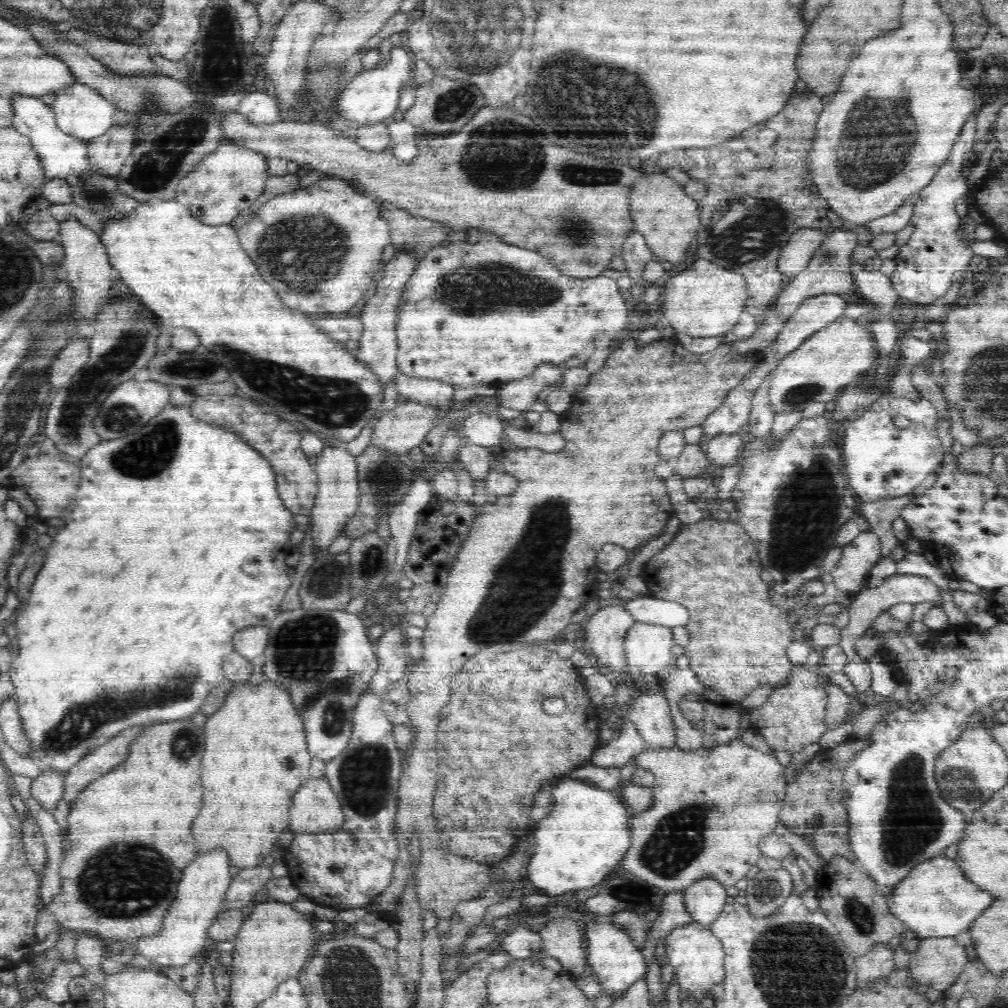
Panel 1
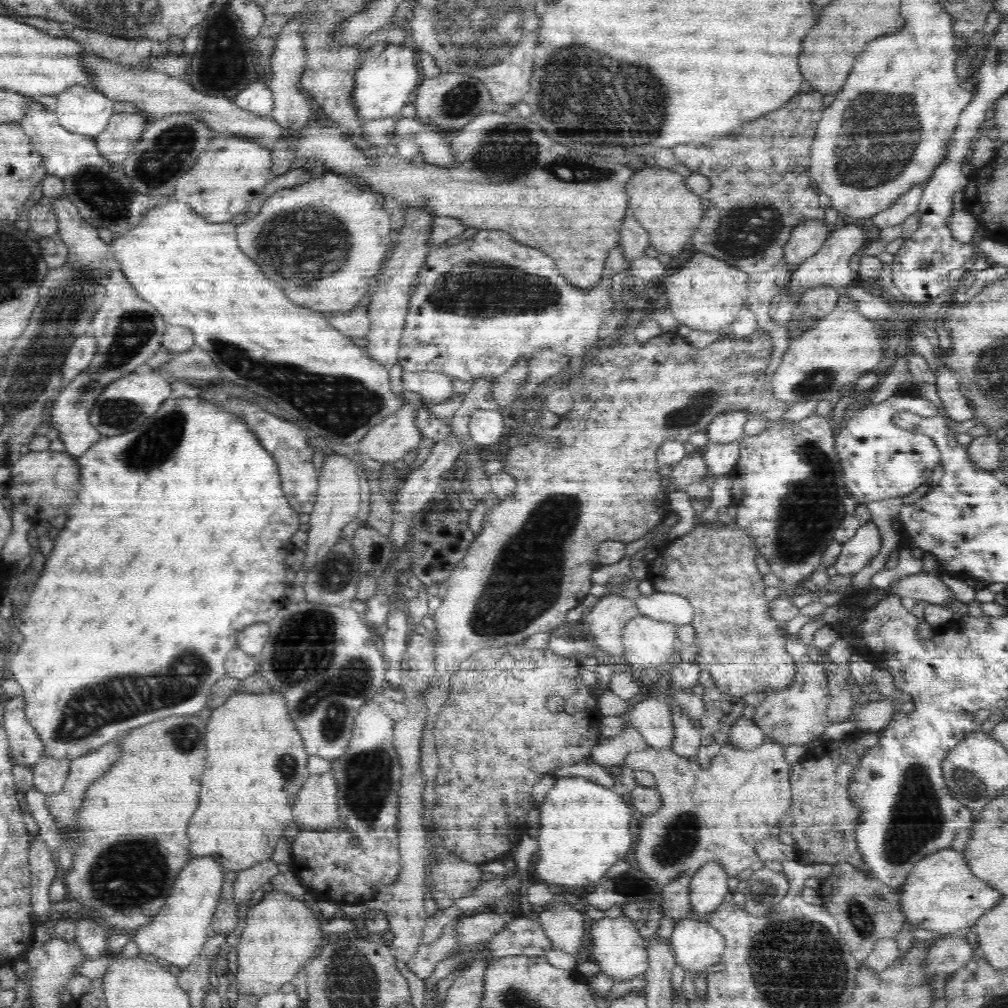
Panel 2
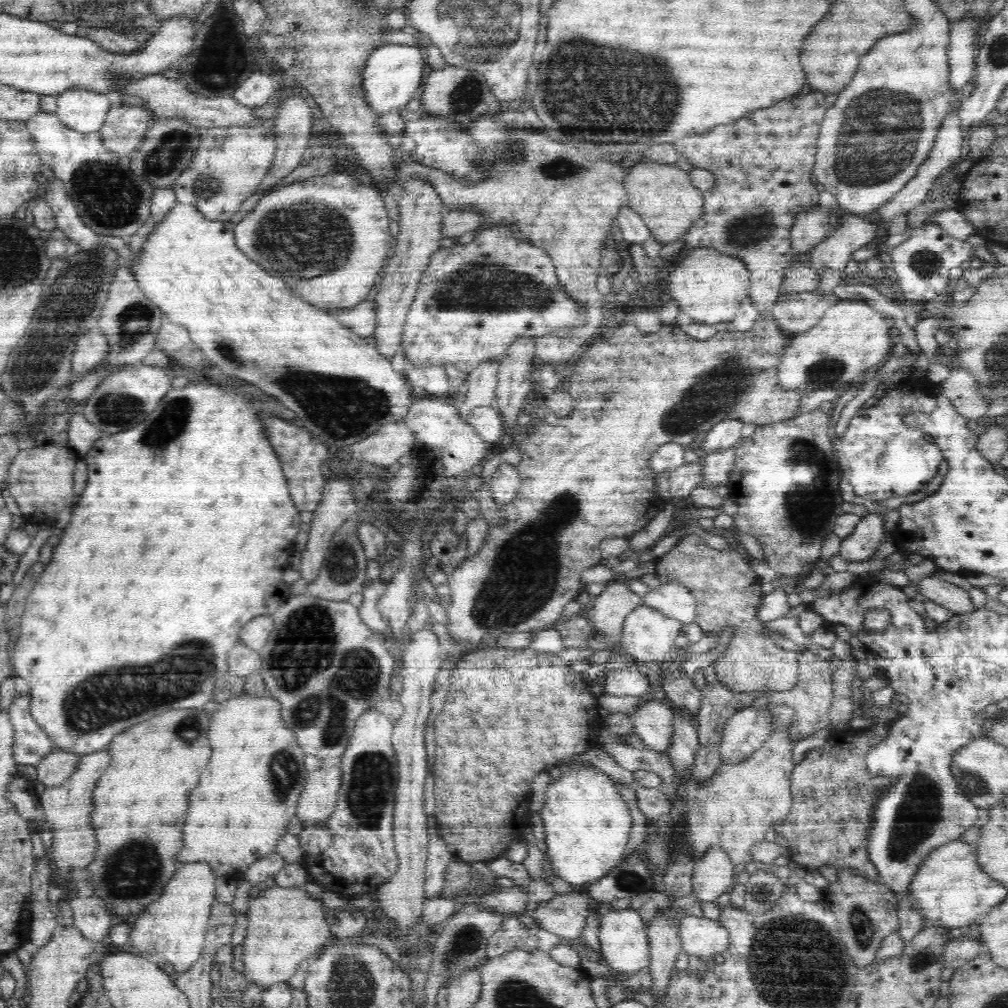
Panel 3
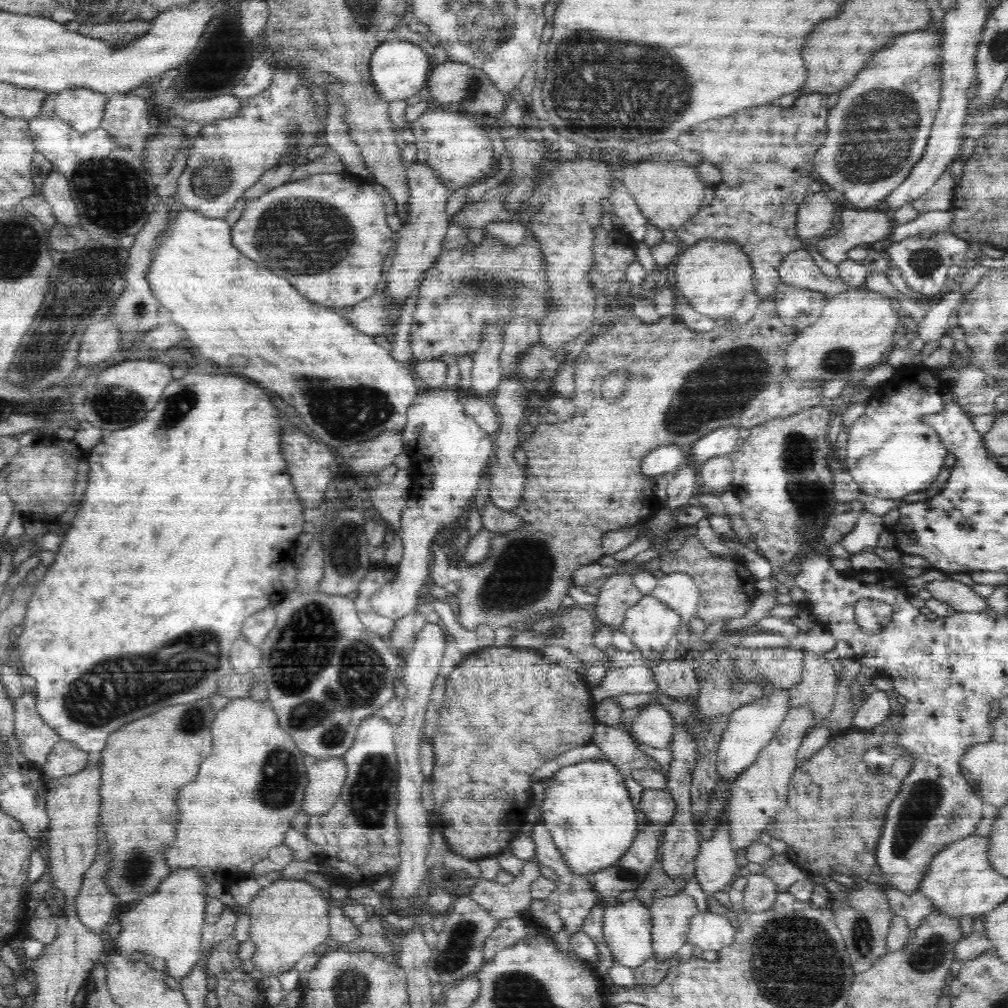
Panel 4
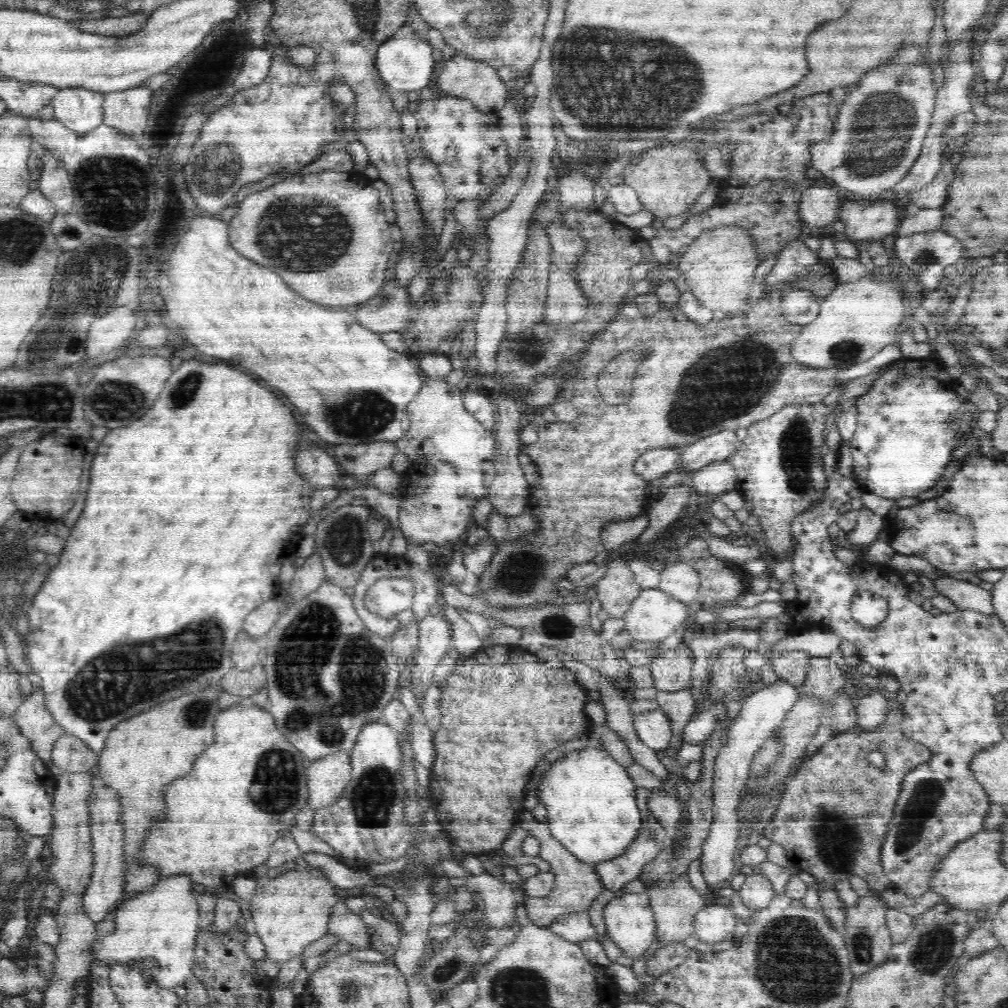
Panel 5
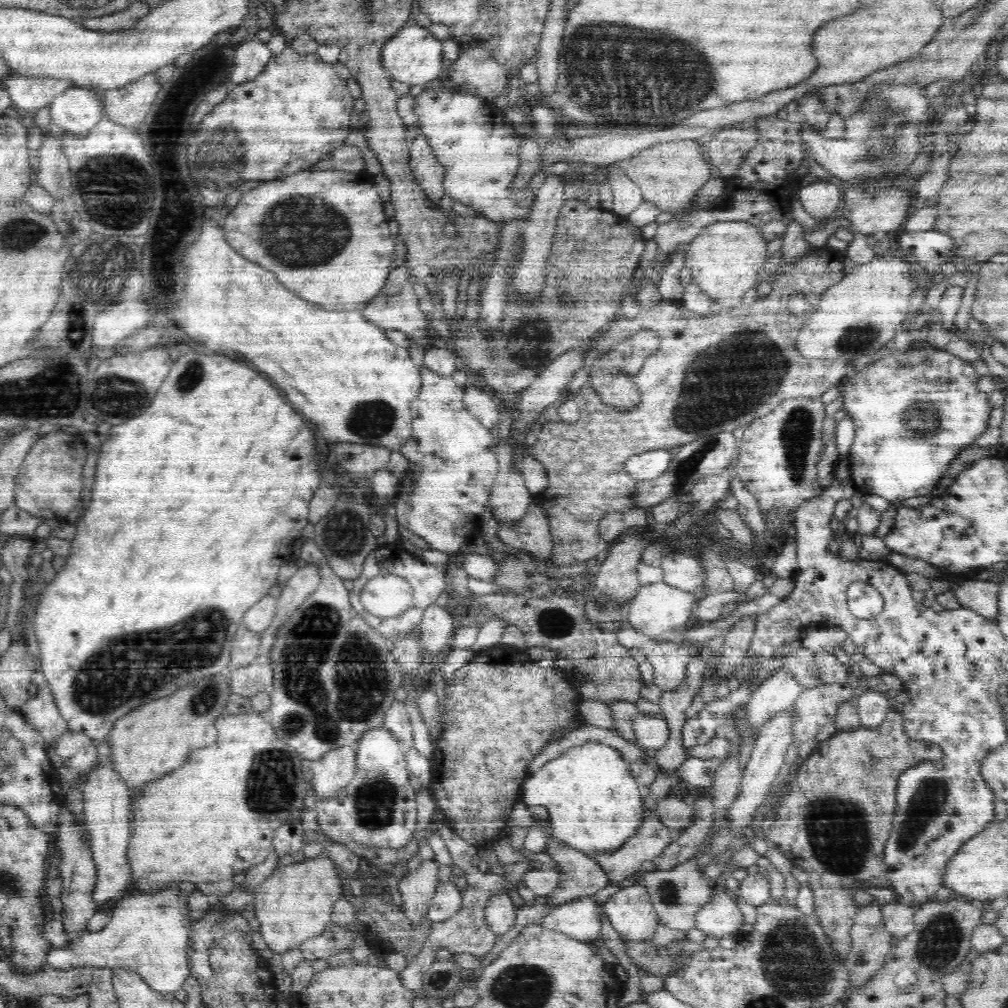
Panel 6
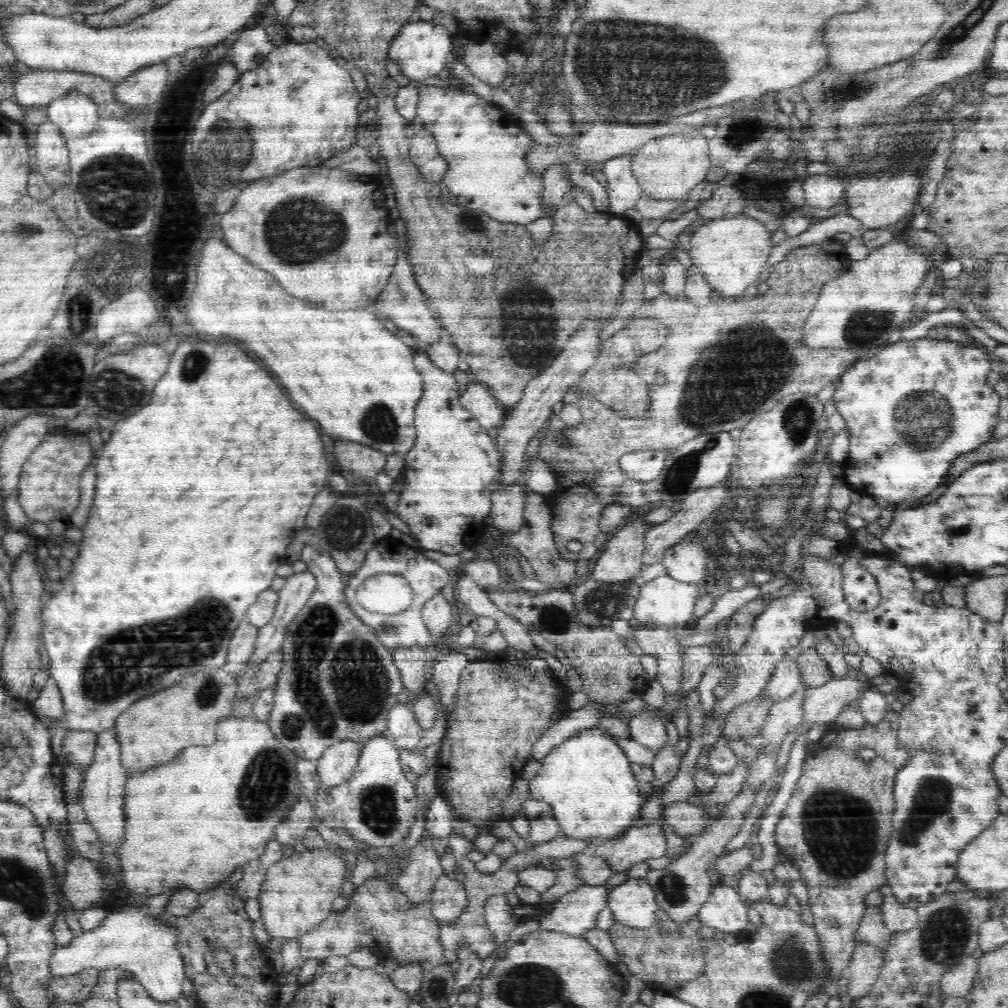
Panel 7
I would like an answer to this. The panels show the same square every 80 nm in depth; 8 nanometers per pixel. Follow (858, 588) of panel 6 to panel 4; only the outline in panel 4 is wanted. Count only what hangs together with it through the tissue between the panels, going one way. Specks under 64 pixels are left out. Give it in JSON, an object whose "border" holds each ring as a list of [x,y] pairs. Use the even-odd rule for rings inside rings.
{"border":[[[863,599],[856,604],[856,623],[868,633],[881,633],[892,621],[893,609],[887,603]]]}

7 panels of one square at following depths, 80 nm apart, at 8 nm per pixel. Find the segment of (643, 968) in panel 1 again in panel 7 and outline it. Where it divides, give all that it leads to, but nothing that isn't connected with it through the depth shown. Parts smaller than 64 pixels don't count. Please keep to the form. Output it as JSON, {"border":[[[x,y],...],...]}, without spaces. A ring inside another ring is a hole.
{"border":[[[630,878],[616,886],[607,894],[607,906],[622,926],[644,930],[657,922],[655,894],[645,878]]]}

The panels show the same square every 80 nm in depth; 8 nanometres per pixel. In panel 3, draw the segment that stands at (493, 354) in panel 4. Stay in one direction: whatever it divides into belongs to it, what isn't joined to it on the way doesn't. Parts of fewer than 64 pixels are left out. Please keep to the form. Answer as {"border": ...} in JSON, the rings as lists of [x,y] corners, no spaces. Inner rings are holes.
{"border":[[[482,362],[472,374],[468,375],[468,392],[466,395],[461,397],[461,403],[458,405],[458,416],[460,420],[467,422],[470,412],[478,406],[490,406],[494,407],[495,402],[495,391],[498,384],[498,363],[496,362]]]}

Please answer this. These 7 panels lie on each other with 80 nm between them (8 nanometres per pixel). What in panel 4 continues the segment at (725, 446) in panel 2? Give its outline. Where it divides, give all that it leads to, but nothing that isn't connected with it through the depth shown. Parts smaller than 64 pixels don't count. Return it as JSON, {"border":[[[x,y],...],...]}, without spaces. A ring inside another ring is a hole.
{"border":[[[730,455],[715,456],[698,466],[698,486],[716,494],[730,489],[734,472]]]}

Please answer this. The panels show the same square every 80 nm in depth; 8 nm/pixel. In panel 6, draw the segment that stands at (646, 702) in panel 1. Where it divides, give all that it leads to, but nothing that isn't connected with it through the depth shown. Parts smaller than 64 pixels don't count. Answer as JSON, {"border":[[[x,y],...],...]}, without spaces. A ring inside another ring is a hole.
{"border":[[[639,713],[633,720],[633,732],[638,744],[644,748],[662,748],[669,739],[669,727],[661,714]]]}

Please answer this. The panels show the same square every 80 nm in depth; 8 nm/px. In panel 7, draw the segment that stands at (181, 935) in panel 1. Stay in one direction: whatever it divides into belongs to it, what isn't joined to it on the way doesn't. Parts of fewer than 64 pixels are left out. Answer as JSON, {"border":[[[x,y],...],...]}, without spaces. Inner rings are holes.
{"border":[[[124,906],[122,910],[107,915],[98,928],[91,931],[84,931],[80,936],[73,937],[67,945],[59,945],[54,949],[50,958],[50,970],[52,977],[67,977],[79,973],[85,968],[97,968],[100,971],[108,968],[124,968],[133,973],[133,976],[140,981],[140,984],[150,997],[160,1002],[176,1000],[183,993],[183,982],[186,978],[184,969],[184,957],[178,948],[178,936],[176,929],[168,926],[168,923],[160,921],[151,913],[144,912],[140,906]]]}

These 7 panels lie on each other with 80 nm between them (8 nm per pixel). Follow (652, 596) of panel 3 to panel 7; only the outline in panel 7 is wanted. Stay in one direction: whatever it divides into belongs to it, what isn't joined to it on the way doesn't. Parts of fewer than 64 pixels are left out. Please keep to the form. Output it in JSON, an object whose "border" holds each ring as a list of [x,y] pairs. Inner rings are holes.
{"border":[[[687,535],[674,546],[670,546],[664,553],[661,563],[665,566],[667,575],[678,582],[702,585],[708,552],[702,545],[704,539],[701,536],[696,536],[696,541],[688,541],[690,537],[691,535]]]}

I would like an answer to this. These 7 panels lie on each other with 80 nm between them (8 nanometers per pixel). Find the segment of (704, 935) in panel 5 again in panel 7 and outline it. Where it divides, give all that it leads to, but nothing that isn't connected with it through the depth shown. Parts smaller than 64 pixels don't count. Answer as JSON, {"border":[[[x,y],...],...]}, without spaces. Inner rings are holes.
{"border":[[[723,881],[712,888],[708,902],[702,904],[696,917],[703,926],[737,934],[750,927],[746,905],[736,885]]]}

